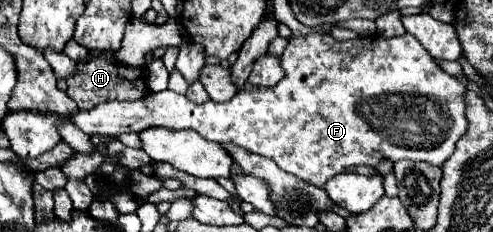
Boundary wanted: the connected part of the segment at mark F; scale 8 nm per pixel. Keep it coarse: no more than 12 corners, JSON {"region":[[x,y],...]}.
{"region":[[411,34],[289,40],[229,102],[78,110],[86,134],[191,128],[323,186],[443,166],[465,88]]}

